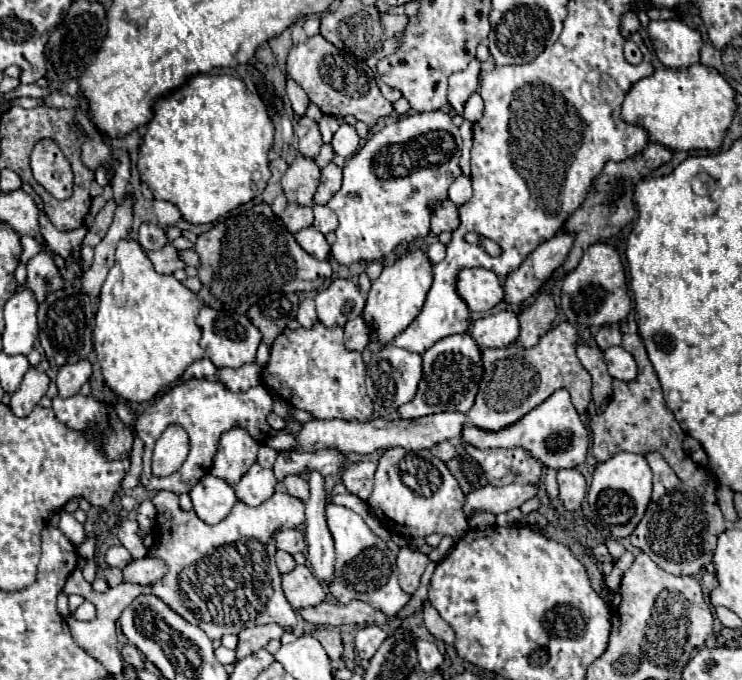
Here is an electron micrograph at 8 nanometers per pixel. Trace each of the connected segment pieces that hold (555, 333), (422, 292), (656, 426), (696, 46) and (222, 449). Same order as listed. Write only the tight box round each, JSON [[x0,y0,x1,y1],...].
[[468,323,592,431],[362,247,432,343],[590,333,718,503],[648,21,702,69],[210,429,260,485]]

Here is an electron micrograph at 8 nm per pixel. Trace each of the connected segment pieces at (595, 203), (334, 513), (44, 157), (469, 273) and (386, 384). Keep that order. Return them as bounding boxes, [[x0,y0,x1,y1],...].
[[552,143,672,277],[326,503,406,615],[32,141,74,199],[456,267,504,313],[368,345,422,411]]

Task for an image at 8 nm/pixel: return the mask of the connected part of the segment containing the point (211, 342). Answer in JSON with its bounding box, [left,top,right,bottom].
[198,305,260,369]

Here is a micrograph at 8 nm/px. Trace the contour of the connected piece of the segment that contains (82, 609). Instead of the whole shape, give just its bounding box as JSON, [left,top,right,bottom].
[72,601,96,621]

